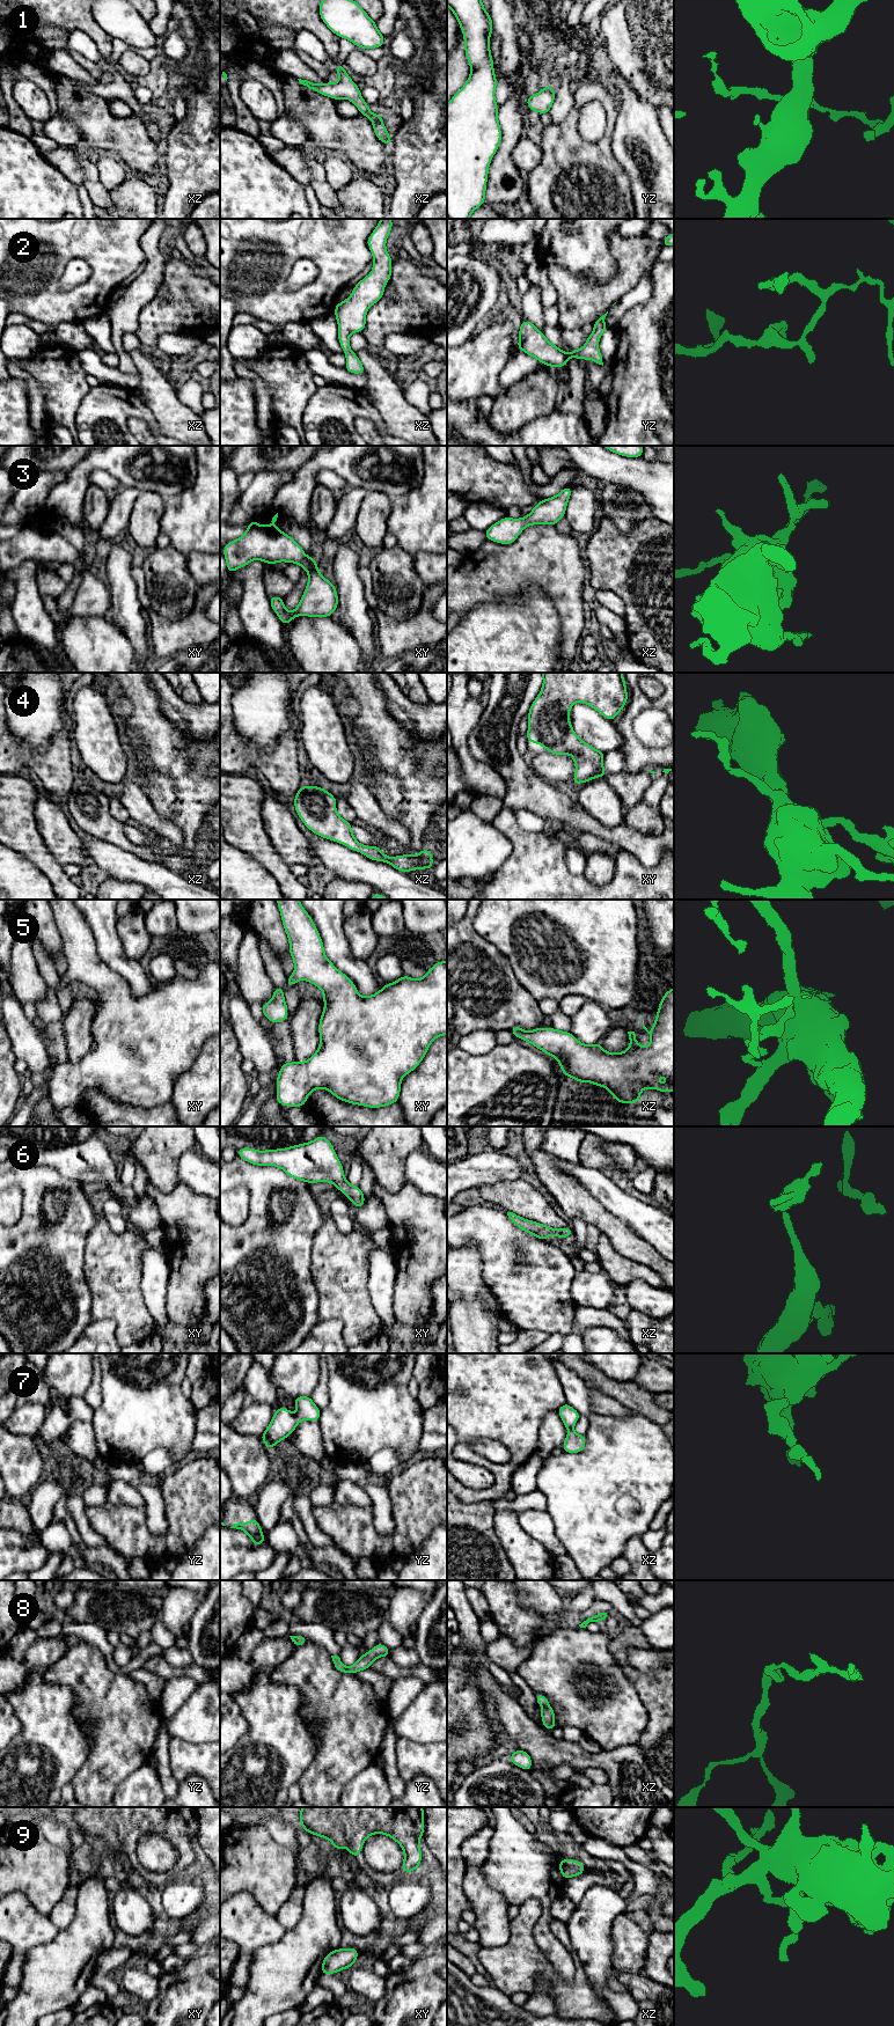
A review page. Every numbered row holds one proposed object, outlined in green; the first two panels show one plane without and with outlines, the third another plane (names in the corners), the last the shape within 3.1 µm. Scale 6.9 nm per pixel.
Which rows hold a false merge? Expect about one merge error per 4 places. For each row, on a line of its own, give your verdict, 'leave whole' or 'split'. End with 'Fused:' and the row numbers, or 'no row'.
1: leave whole
2: leave whole
3: leave whole
4: leave whole
5: leave whole
6: leave whole
7: leave whole
8: leave whole
9: leave whole
Fused: no row

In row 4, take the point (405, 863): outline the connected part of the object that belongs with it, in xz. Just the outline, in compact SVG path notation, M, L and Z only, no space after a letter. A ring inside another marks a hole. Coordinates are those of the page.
M313 785L299 788L294 797L294 808L305 825L320 837L337 842L349 849L362 853L374 861L383 861L401 872L430 869L433 867L431 851L425 847L416 856L402 854L388 857L379 845L360 844L353 836L350 822L337 814L337 799L327 790Z

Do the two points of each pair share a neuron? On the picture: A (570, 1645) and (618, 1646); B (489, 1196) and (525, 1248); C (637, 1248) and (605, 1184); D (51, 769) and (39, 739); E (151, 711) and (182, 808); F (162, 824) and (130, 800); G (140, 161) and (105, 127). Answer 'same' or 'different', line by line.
A: different
B: different
C: different
D: different
E: same
F: same
G: same

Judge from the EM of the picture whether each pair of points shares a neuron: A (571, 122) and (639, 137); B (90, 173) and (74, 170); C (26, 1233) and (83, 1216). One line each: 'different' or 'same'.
A: different
B: different
C: same

